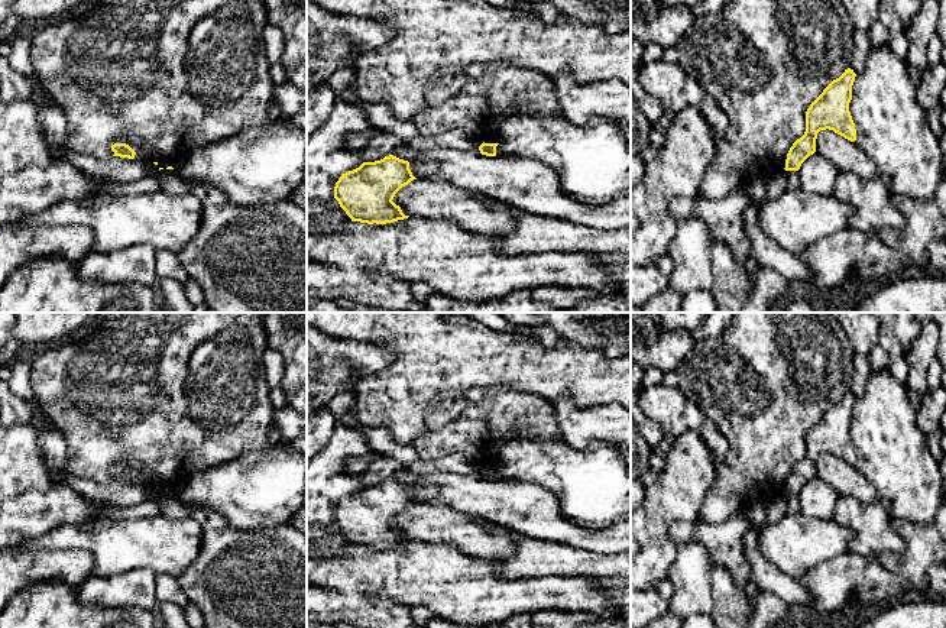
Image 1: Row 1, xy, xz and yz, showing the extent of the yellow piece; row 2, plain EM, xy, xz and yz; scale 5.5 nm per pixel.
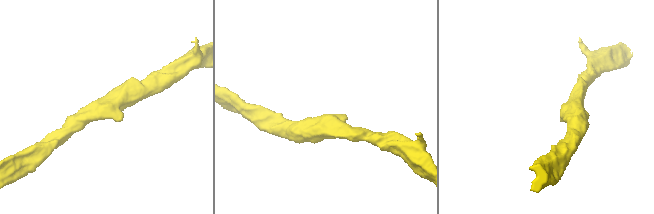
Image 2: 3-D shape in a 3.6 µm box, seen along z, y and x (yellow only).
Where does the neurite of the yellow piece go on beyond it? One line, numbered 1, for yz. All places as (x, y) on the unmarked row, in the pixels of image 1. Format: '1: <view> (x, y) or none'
1: none

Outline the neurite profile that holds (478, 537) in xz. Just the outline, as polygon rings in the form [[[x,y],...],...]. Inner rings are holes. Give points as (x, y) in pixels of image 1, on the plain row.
[[[414,504],[392,525],[405,540],[454,544],[473,557],[493,560],[516,553],[514,537],[506,528],[448,506]]]

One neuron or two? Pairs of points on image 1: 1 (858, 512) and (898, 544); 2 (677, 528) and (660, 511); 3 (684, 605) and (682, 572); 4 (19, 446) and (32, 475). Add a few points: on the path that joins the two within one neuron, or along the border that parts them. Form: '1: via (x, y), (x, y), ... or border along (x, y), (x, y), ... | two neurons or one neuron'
1: via (868, 523), (888, 541) | one neuron
2: border along (699, 517), (674, 521), (670, 540) | two neurons
3: via (686, 596), (686, 580) | one neuron
4: via (19, 453), (19, 462), (25, 468) | one neuron

